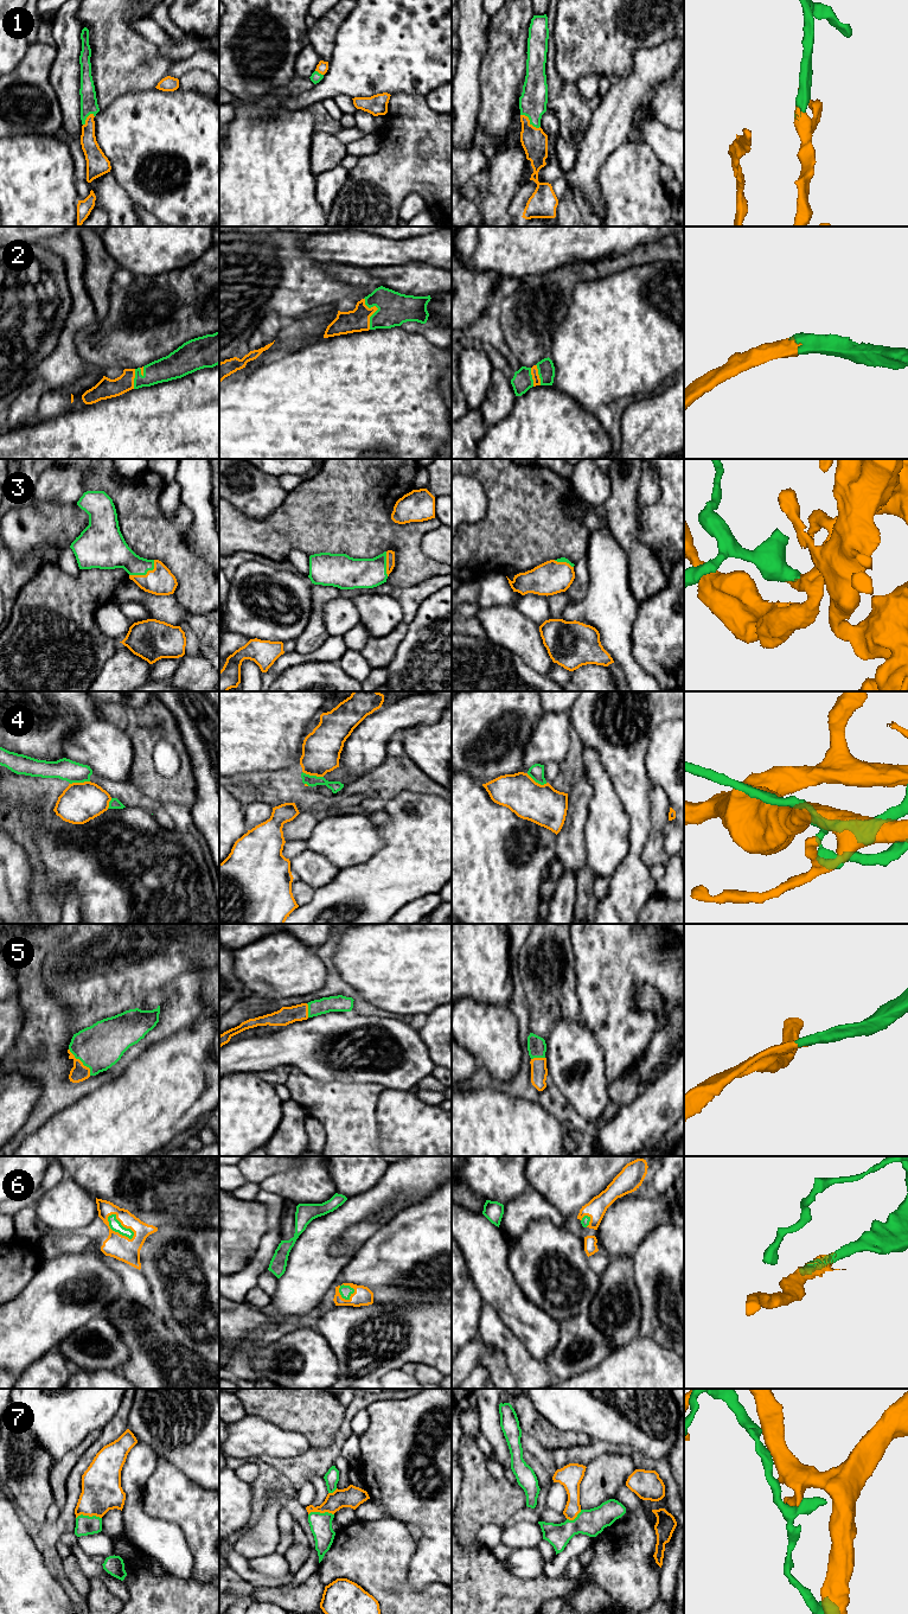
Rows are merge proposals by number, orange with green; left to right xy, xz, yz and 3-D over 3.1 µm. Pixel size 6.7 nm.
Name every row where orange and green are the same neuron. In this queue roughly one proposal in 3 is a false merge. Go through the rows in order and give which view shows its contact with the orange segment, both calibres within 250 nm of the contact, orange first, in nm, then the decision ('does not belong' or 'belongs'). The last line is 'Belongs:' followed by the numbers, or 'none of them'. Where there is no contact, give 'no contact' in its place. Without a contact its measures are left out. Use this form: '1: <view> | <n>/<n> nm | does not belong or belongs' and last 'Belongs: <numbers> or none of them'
1: yz | 180/190 nm | belongs
2: xz | 160/220 nm | belongs
3: xy | 190/190 nm | belongs
4: xz | 260/80 nm | does not belong
5: xy | 120/300 nm | belongs
6: xy | 160/80 nm | belongs
7: xy | 280/130 nm | does not belong
Belongs: 1, 2, 3, 5, 6

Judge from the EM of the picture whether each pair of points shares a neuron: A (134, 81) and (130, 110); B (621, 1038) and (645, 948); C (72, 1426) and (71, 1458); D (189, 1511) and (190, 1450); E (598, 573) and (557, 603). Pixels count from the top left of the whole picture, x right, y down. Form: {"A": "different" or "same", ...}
{"A": "different", "B": "same", "C": "different", "D": "different", "E": "different"}

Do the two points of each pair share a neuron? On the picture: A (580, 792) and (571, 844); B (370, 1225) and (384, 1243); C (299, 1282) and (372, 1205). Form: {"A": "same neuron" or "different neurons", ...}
{"A": "same neuron", "B": "different neurons", "C": "same neuron"}

